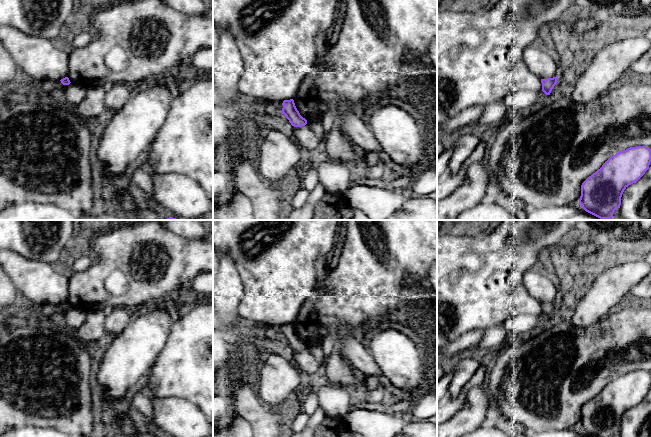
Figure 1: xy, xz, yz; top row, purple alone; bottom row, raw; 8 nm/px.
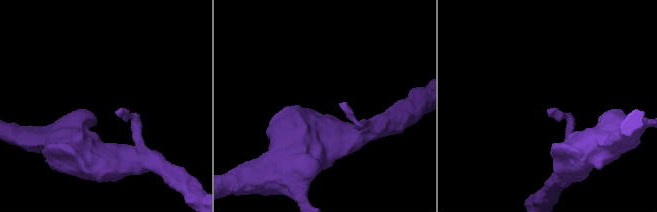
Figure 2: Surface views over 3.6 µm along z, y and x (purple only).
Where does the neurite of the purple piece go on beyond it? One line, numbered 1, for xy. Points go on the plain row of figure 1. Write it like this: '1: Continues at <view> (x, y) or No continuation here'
1: No continuation here

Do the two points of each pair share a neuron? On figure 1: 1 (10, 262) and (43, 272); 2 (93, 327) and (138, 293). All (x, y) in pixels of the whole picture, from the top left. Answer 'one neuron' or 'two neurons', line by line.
1: one neuron
2: two neurons

